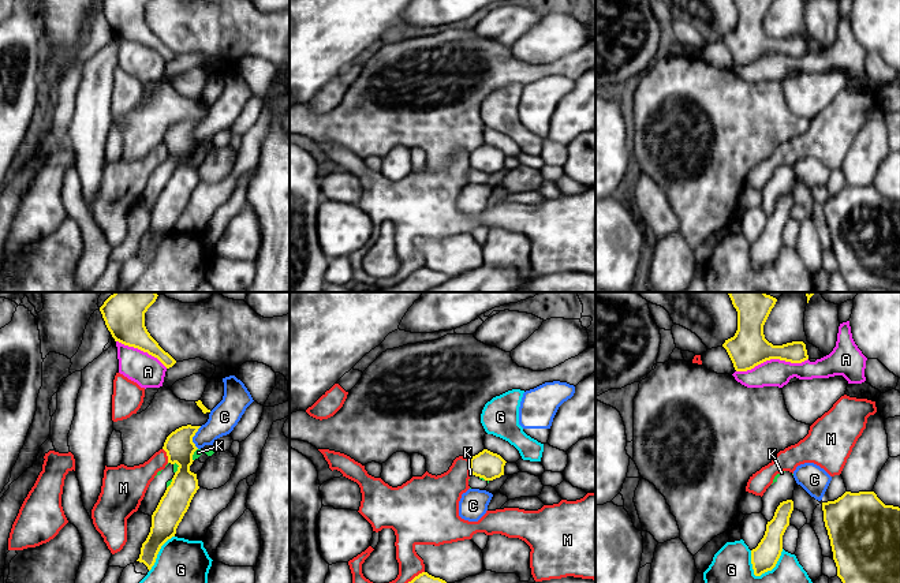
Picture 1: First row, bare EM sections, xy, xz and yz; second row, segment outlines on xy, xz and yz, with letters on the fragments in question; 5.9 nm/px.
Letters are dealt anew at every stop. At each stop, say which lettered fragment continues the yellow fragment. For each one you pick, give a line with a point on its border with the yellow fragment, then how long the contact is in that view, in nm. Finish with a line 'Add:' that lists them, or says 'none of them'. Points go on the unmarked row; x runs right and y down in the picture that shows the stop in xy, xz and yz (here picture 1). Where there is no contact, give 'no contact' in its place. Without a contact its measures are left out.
Add: none of them

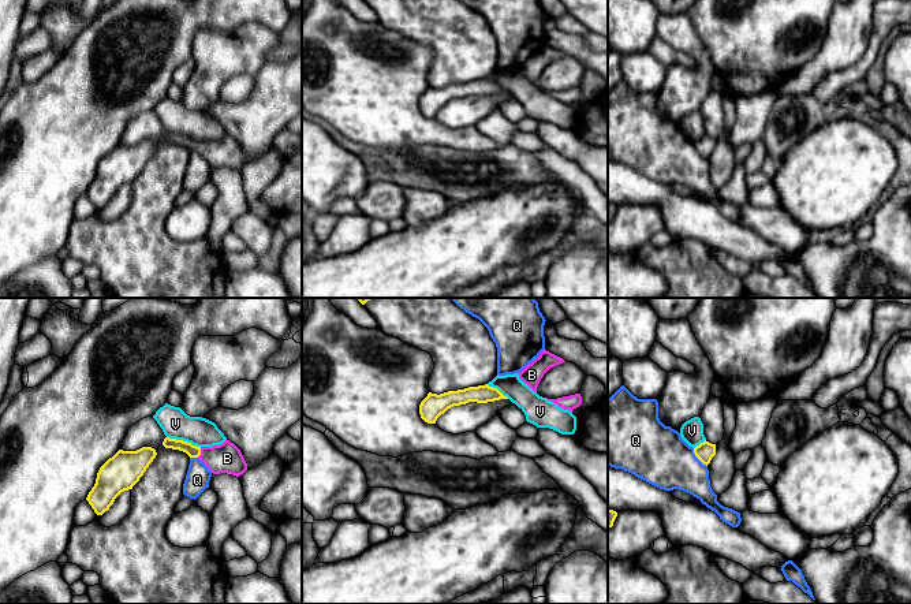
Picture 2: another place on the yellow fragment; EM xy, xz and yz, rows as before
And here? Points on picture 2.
B: xy (200, 146) | 70 nm
Add: B

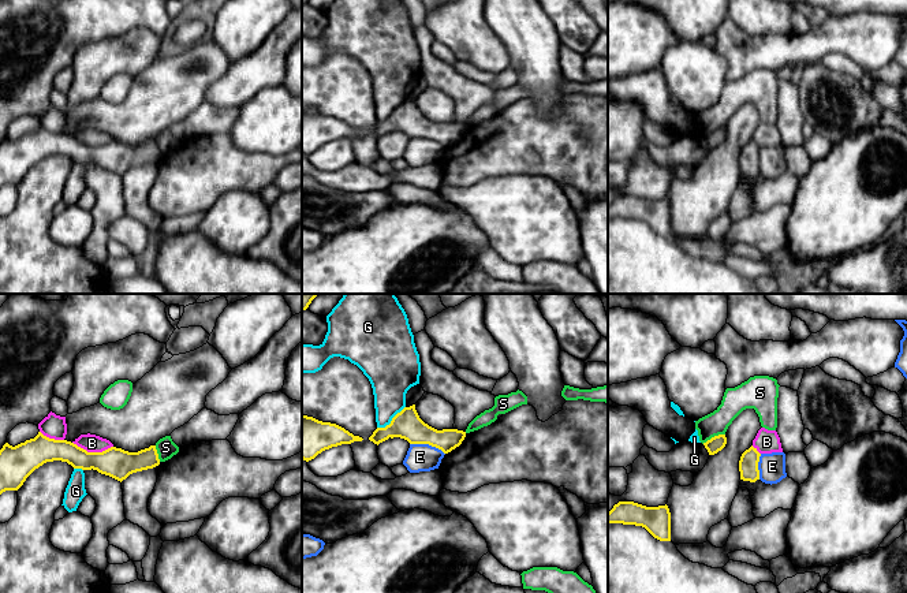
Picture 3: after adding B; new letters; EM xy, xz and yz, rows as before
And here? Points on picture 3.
Add: none of them

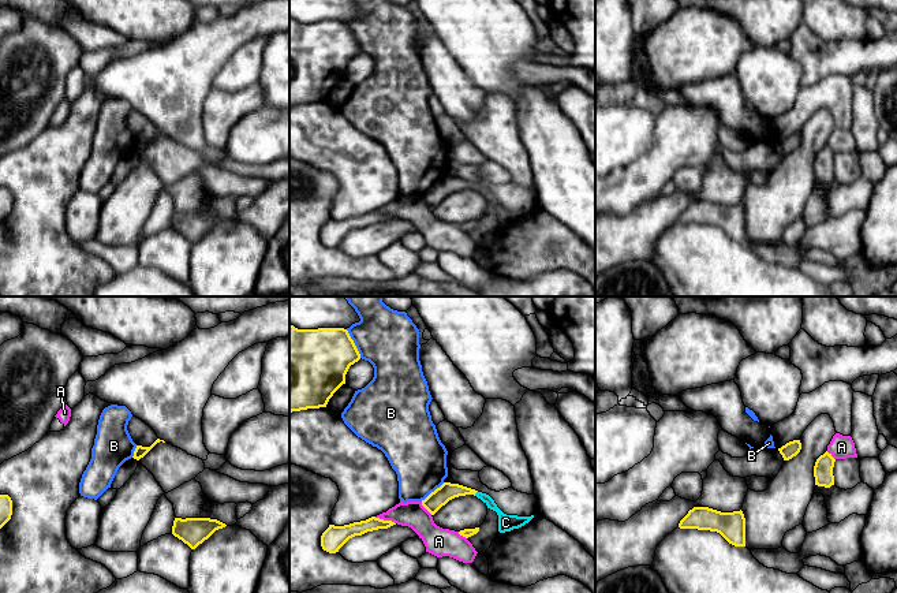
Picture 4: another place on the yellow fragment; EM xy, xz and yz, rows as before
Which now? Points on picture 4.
C: xz (475, 186) | 40 nm
Add: C

